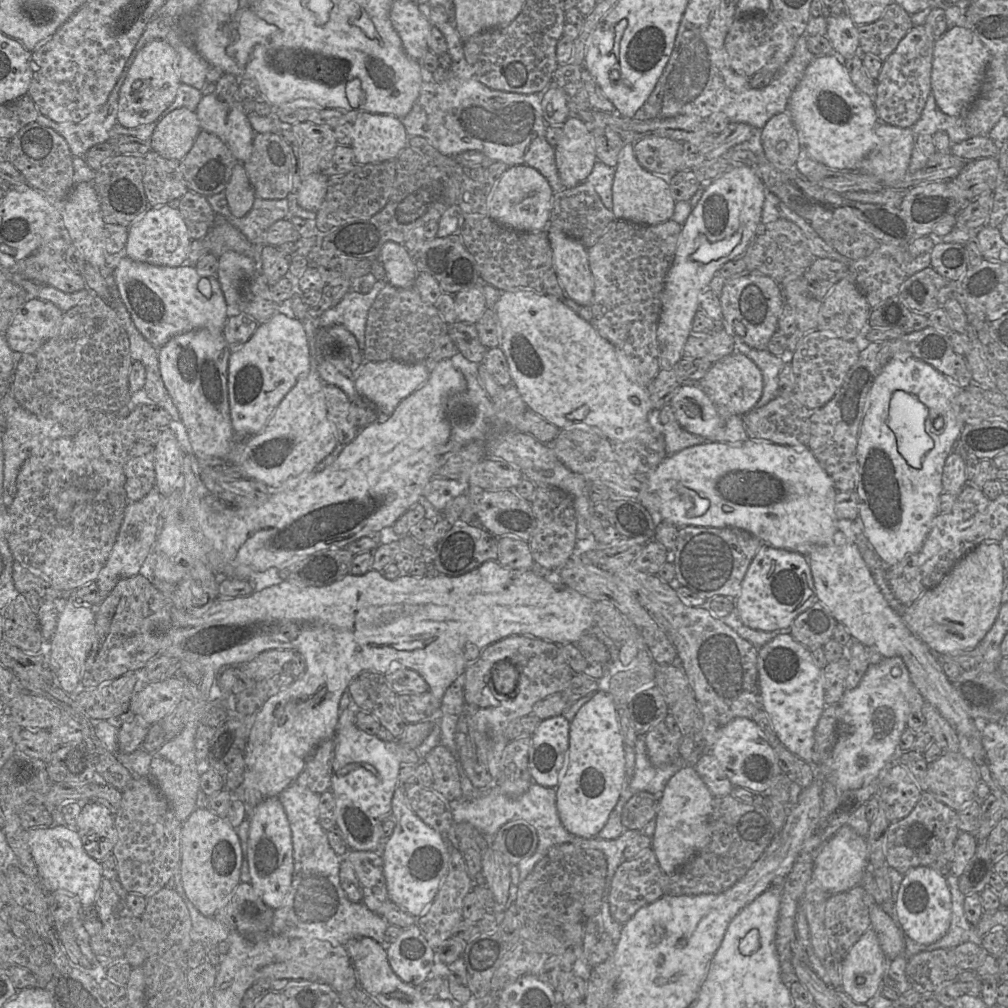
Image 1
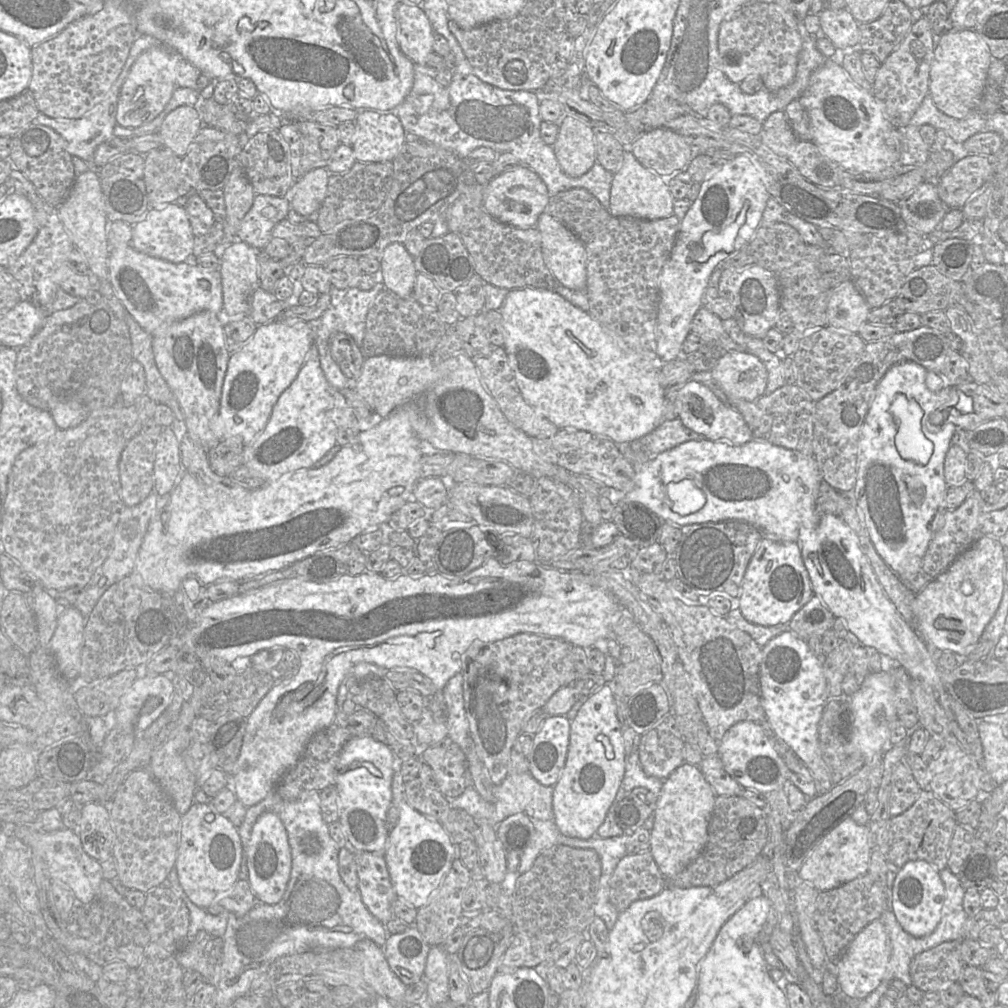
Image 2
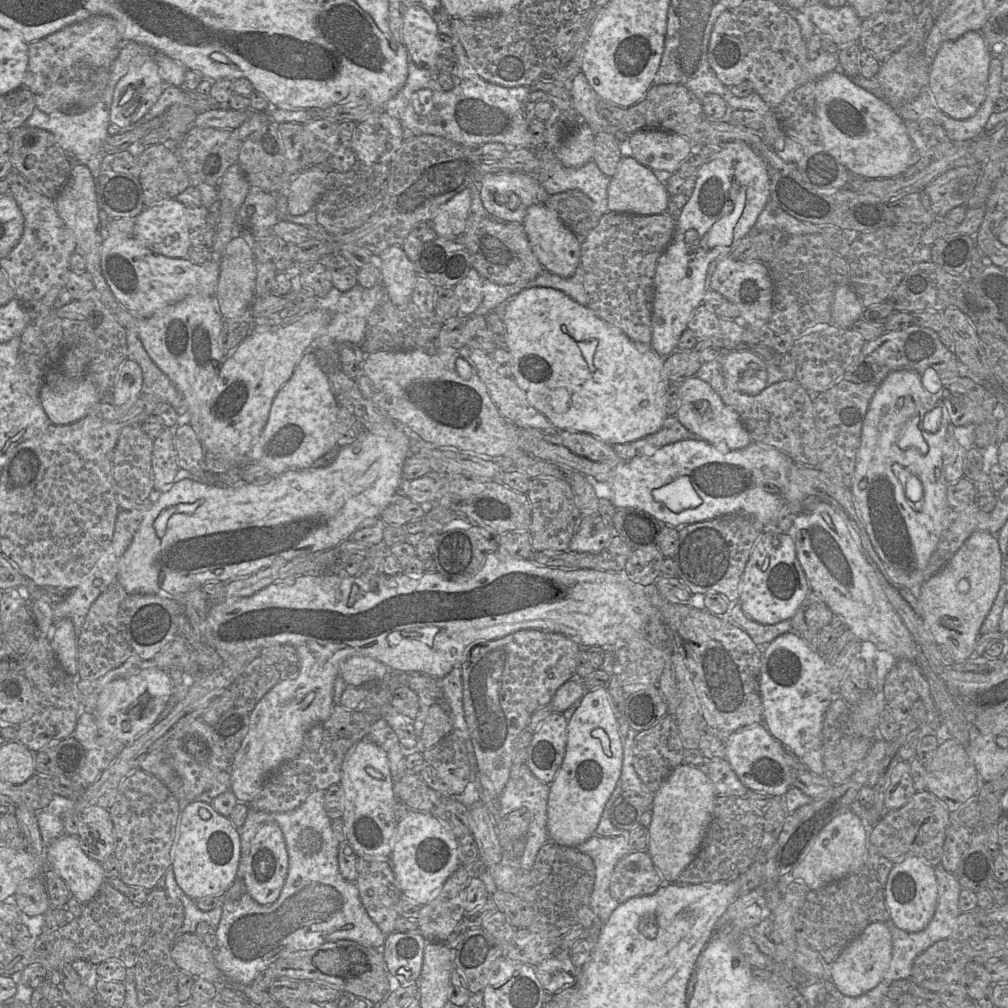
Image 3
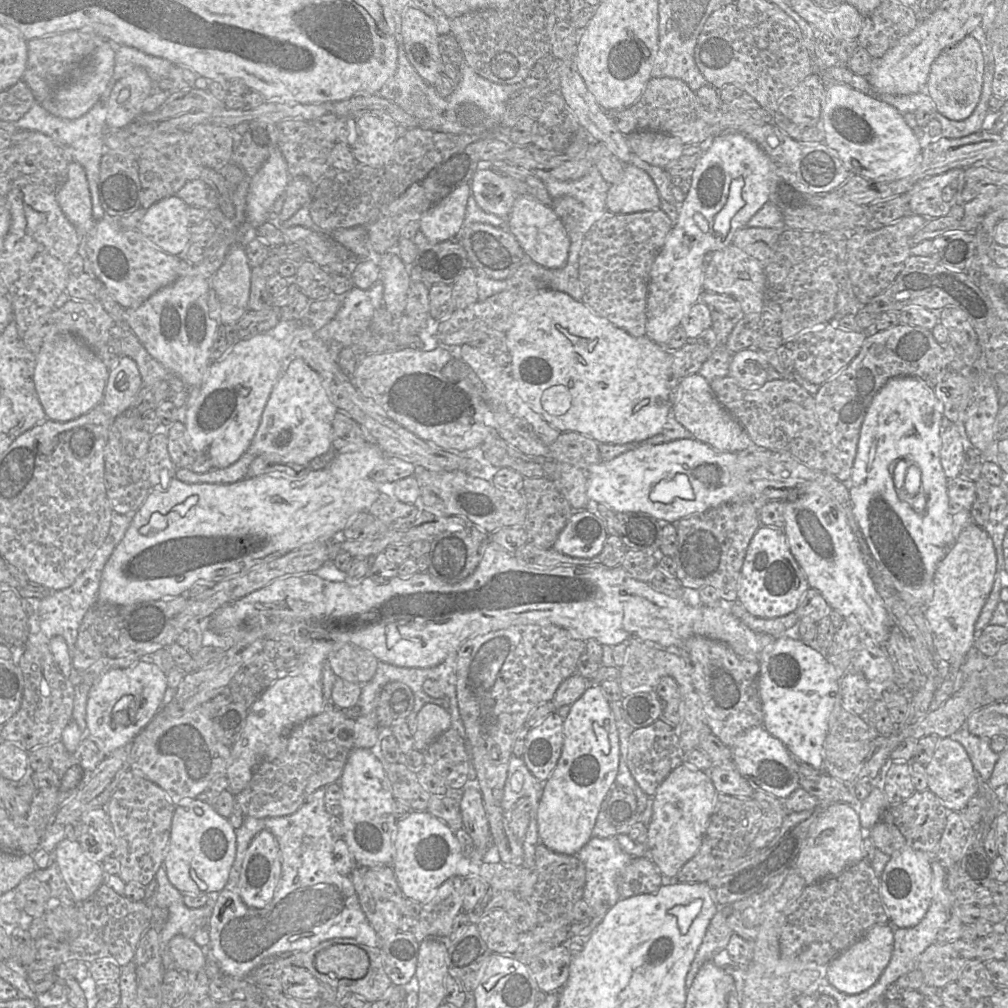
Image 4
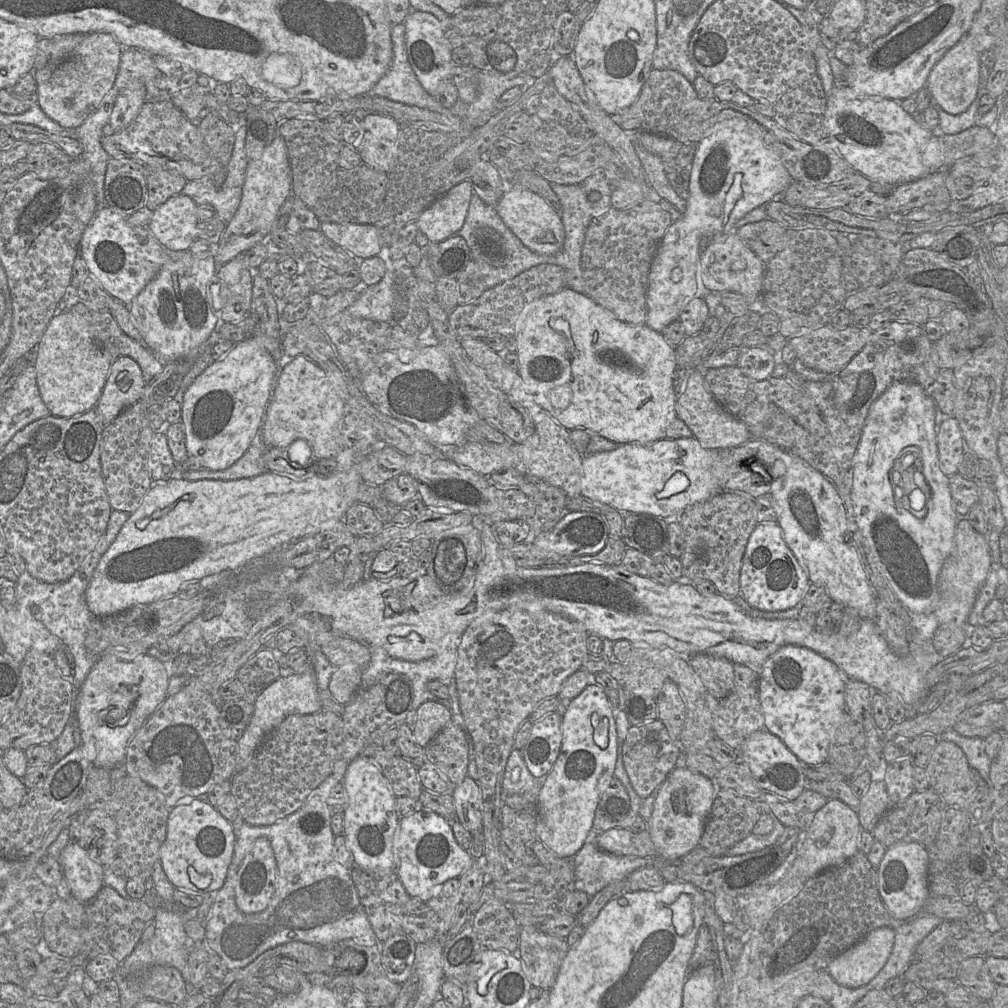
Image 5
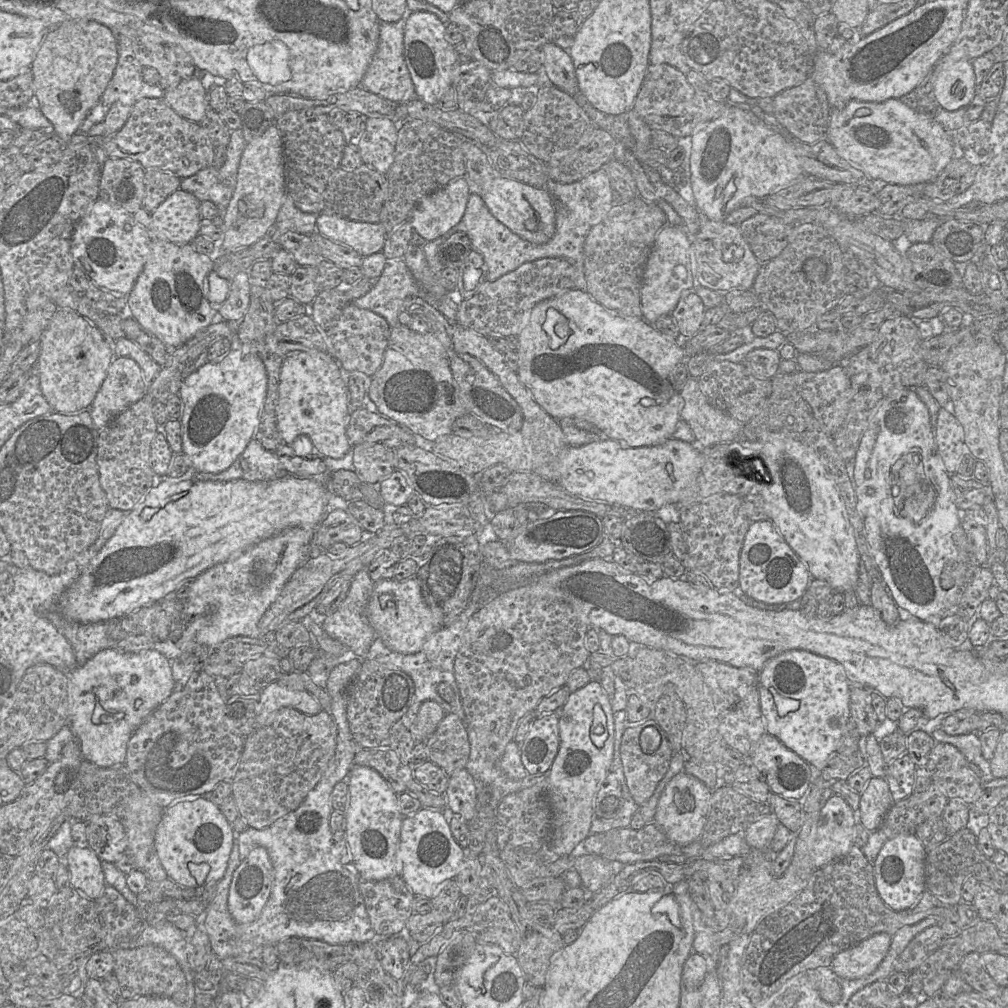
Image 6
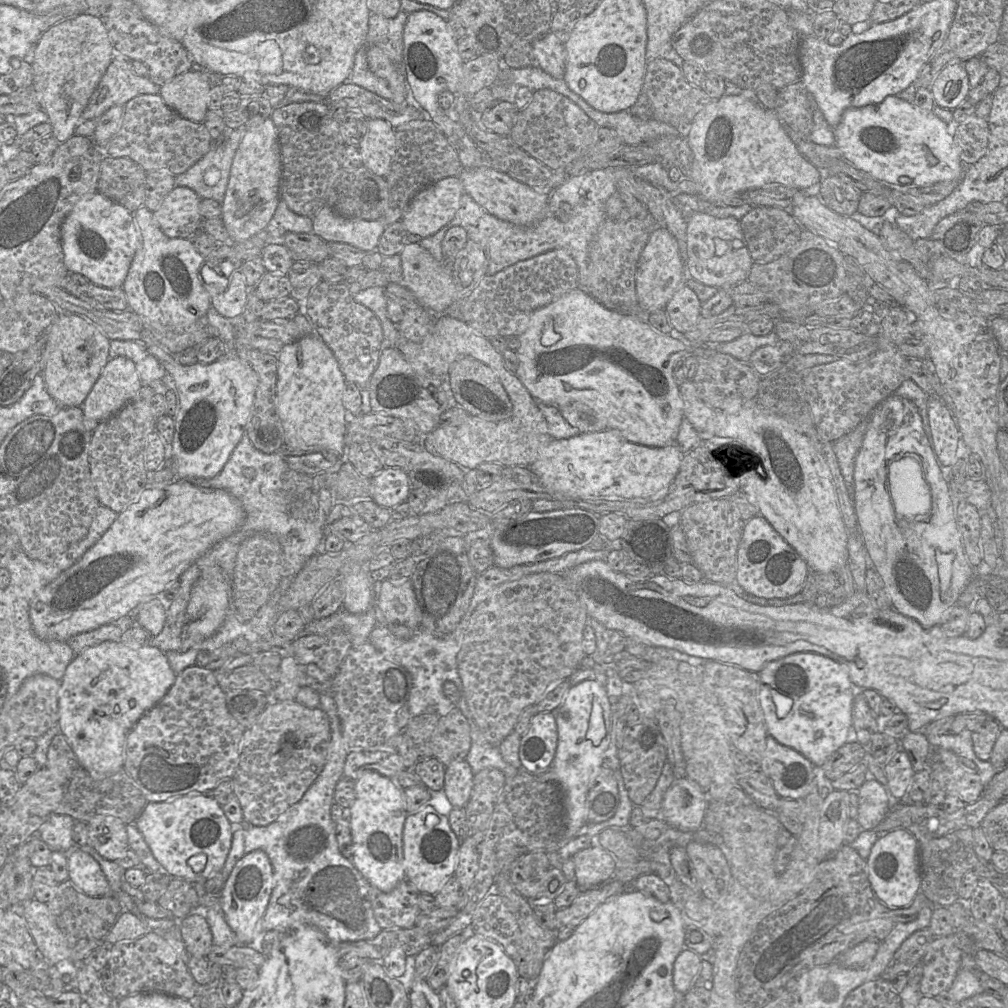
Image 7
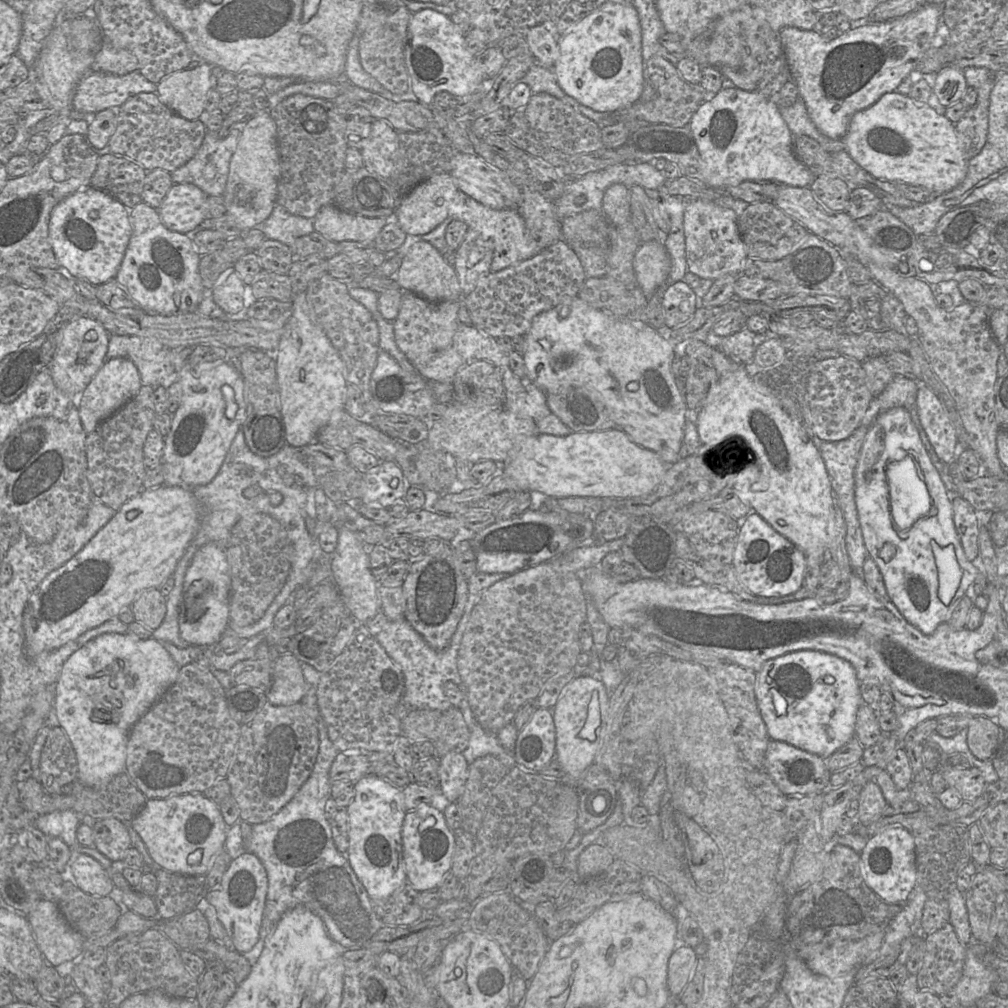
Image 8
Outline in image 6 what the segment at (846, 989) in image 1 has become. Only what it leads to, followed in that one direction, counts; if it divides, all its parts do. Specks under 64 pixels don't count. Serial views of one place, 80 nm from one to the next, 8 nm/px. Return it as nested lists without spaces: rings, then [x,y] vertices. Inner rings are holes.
[[[875,934],[853,947],[841,951],[832,960],[831,968],[841,978],[855,980],[872,974],[886,956],[892,936]]]

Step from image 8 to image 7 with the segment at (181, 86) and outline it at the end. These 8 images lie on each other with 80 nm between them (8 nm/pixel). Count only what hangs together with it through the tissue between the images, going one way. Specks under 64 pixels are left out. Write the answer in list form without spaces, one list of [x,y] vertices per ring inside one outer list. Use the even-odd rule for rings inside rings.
[[[190,70],[160,86],[165,104],[184,118],[203,122],[208,111],[211,83],[206,70]]]

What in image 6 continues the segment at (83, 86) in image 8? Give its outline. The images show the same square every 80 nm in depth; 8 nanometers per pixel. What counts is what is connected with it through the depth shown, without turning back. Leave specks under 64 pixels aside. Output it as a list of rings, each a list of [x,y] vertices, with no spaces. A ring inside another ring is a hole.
[[[119,48],[119,59],[114,74],[77,133],[87,134],[93,125],[103,122],[115,102],[133,106],[142,98],[164,98],[165,91],[161,87],[151,85],[143,79],[142,68],[143,65],[131,50]]]

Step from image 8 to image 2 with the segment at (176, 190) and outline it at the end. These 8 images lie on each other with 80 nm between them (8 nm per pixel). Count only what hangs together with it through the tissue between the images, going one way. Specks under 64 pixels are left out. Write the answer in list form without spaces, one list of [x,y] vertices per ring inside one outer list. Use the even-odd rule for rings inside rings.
[[[170,203],[160,208],[150,208],[144,217],[132,226],[130,245],[140,253],[176,264],[191,258],[193,240],[184,207]]]

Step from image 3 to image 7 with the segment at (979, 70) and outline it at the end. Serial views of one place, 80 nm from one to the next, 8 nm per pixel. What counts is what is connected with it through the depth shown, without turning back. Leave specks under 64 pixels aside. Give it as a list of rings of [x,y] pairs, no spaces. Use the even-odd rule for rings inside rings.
[[[963,62],[947,64],[937,74],[930,87],[935,103],[951,110],[967,99],[970,88],[968,74]]]

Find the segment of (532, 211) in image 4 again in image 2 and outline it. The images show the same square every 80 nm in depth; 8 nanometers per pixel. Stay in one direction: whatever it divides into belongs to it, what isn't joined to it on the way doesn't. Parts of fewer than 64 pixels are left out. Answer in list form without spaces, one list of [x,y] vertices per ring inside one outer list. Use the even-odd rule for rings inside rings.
[[[547,212],[539,216],[536,228],[541,234],[545,265],[556,281],[571,290],[585,290],[585,244]]]

